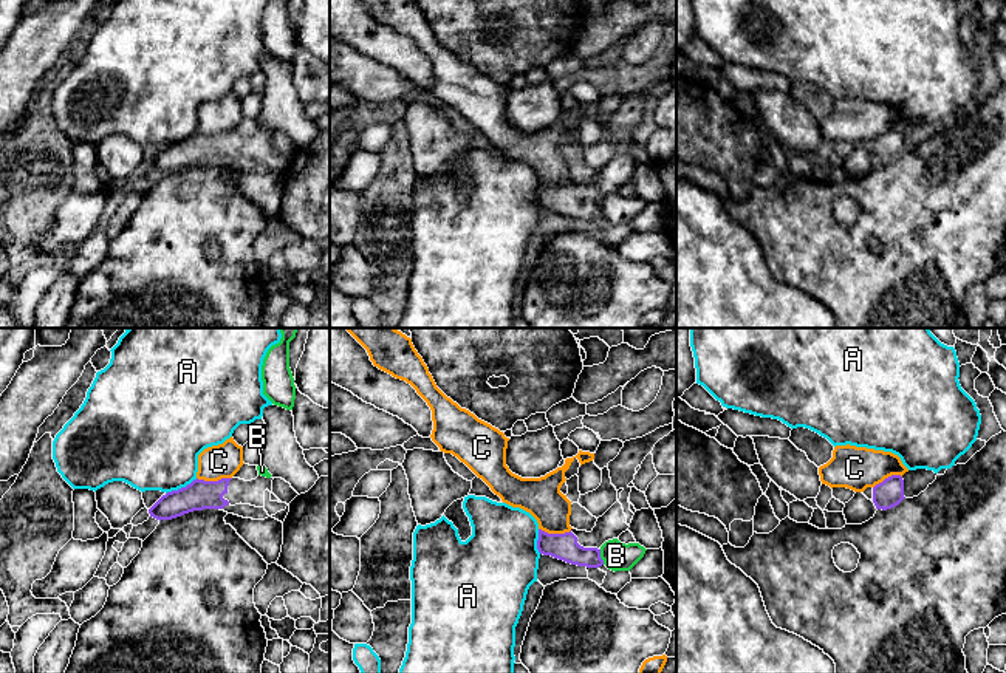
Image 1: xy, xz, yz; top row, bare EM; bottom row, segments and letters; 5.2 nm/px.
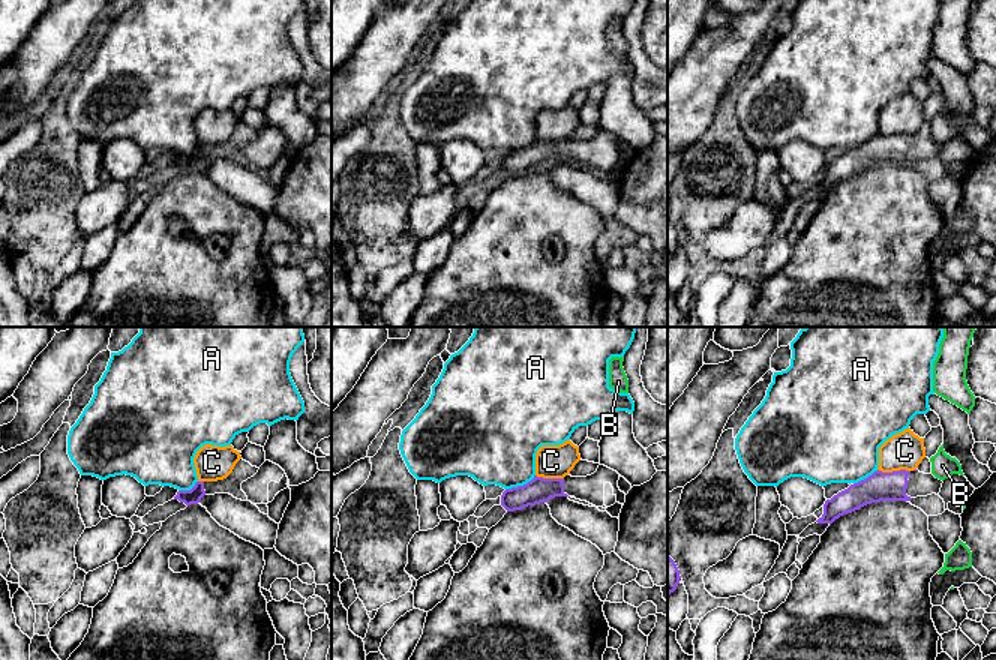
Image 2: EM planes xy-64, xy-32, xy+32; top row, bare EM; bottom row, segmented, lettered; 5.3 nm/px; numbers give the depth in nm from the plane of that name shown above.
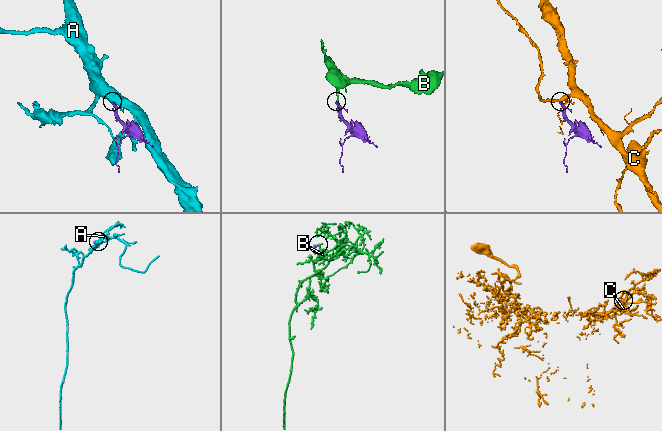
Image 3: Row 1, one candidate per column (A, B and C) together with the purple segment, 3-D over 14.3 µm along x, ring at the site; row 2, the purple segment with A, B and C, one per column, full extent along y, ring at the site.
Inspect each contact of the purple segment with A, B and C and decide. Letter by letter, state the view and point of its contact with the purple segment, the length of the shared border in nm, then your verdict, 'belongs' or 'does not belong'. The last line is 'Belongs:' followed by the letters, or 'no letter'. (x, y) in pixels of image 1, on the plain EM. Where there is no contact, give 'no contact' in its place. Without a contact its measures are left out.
A: xy (181, 141) | 190 nm | does not belong
B: xz (599, 211) | 80 nm | does not belong
C: xy (214, 135) | 180 nm | does not belong
Belongs: no letter

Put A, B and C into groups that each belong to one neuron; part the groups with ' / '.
A / B / C

